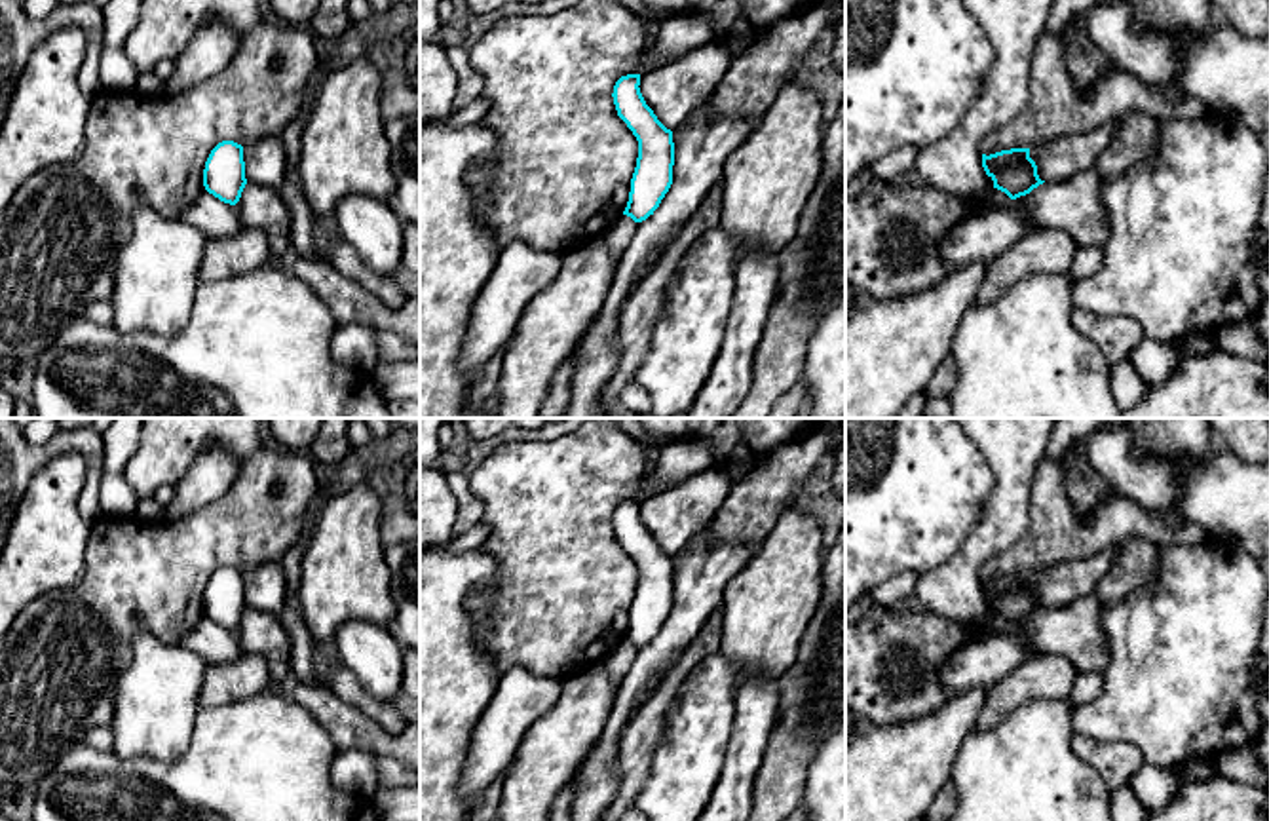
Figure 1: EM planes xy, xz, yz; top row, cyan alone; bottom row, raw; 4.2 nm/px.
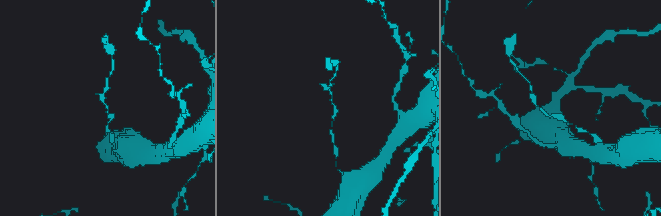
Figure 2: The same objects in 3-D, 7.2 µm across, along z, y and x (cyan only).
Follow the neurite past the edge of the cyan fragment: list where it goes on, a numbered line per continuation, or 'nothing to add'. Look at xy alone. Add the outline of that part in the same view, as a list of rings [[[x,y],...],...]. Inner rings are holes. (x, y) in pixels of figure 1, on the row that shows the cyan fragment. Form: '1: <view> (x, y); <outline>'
nothing to add

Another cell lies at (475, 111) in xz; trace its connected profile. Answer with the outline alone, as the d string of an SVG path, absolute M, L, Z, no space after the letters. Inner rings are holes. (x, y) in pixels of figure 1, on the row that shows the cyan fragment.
M481 95L475 101L471 101L467 106L454 110L448 122L452 127L481 124L486 116L486 110L488 110L488 103Z

